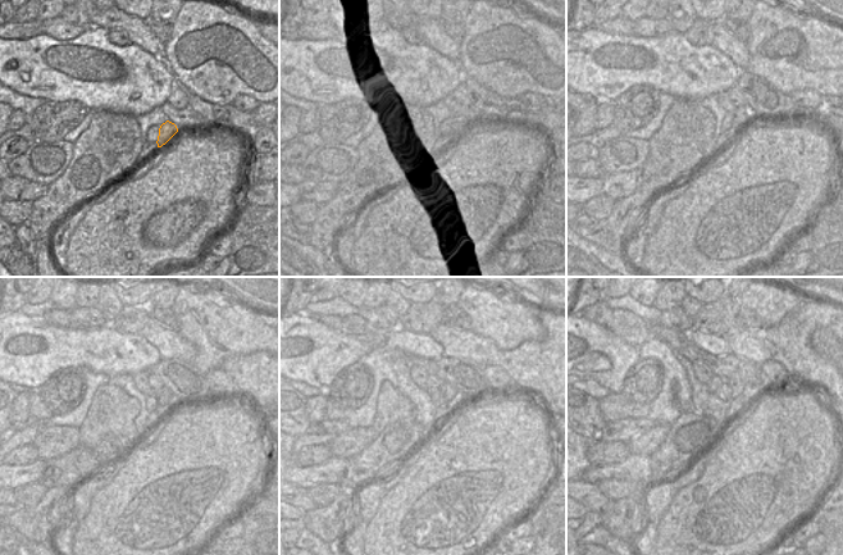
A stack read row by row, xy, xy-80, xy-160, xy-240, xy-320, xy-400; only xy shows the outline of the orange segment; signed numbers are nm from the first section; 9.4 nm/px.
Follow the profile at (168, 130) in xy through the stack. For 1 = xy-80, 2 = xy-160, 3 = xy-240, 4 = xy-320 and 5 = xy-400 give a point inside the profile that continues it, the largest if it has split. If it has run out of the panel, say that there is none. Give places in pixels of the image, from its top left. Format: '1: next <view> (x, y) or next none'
1: next xy-80 (455, 128)
2: next xy-160 (742, 114)
3: next xy-240 (164, 396)
4: next xy-320 (449, 391)
5: next xy-400 (736, 383)

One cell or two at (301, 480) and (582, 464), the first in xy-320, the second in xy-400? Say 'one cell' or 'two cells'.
two cells

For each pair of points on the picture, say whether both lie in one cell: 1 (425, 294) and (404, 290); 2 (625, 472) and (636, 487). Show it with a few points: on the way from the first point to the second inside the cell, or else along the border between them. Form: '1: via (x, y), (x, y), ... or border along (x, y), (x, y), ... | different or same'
1: via (420, 292), (409, 291) | same
2: border along (604, 480), (638, 481), (643, 486) | different

